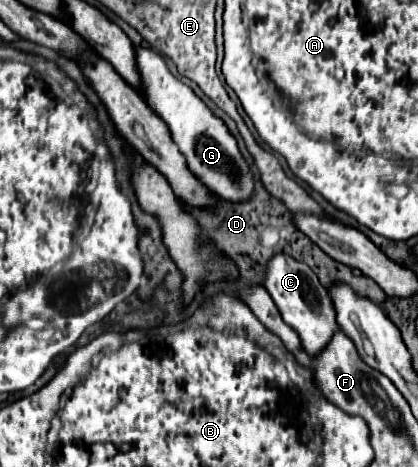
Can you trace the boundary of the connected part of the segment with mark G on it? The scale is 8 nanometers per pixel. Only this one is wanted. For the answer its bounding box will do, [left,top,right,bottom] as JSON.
[137,48,255,202]

